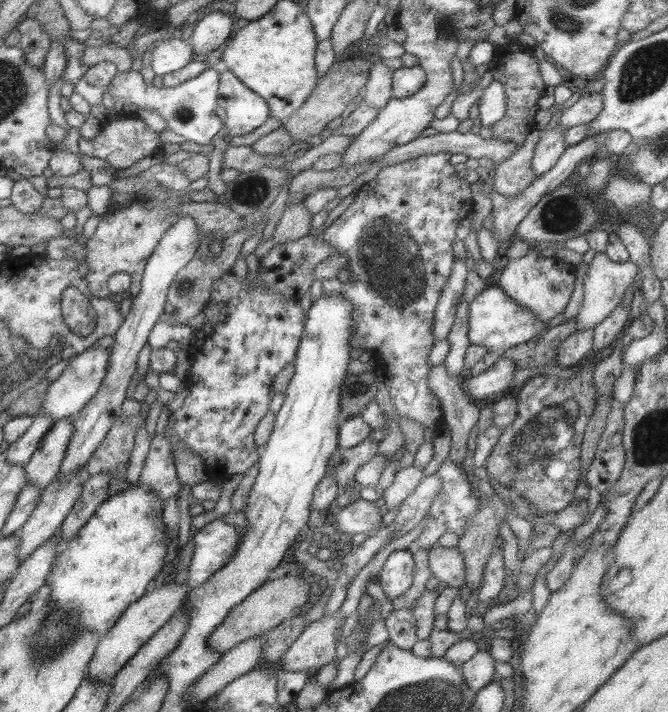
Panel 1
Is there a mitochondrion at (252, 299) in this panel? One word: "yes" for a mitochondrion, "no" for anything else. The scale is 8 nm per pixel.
no

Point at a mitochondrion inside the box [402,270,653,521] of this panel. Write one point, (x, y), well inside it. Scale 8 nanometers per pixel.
(526, 449)

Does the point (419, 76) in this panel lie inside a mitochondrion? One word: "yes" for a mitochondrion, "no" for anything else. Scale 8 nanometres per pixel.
no

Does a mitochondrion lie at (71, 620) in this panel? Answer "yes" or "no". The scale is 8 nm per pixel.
yes

